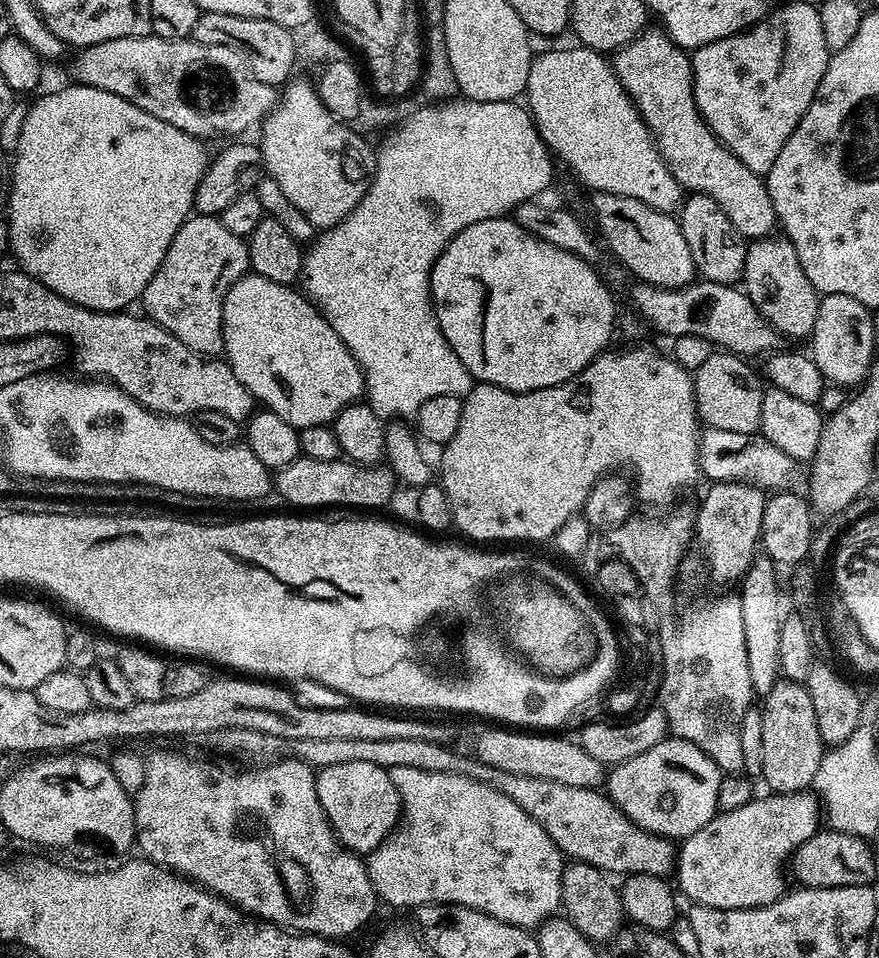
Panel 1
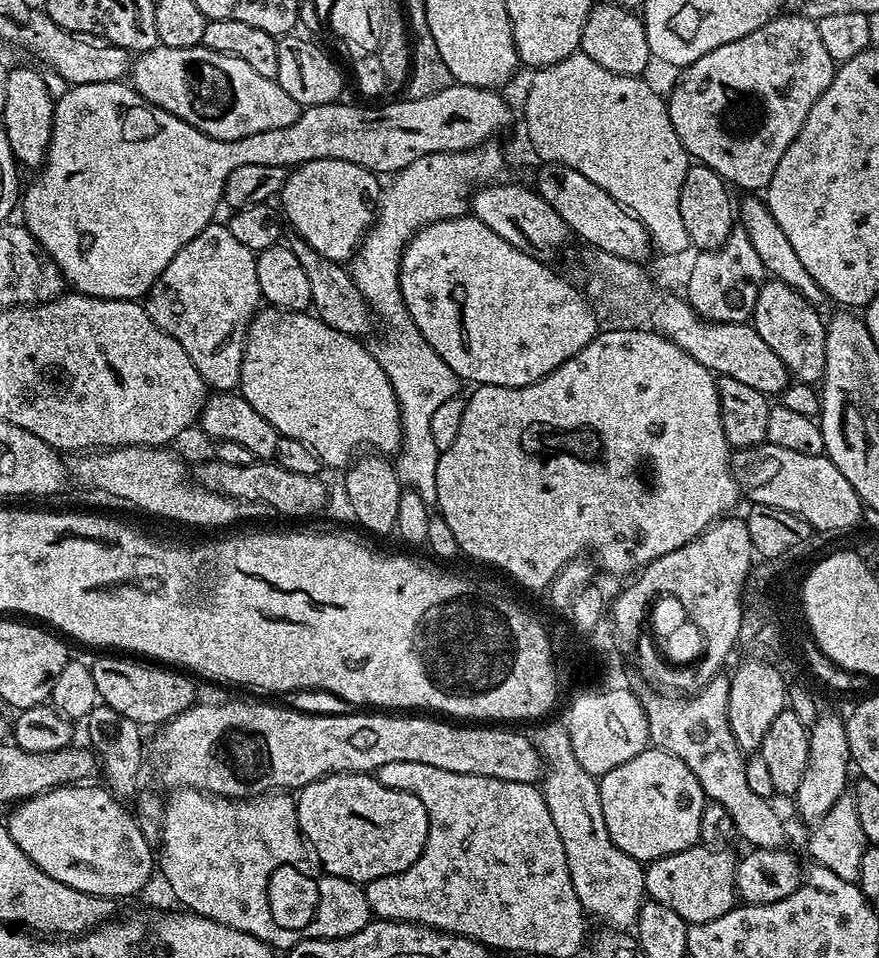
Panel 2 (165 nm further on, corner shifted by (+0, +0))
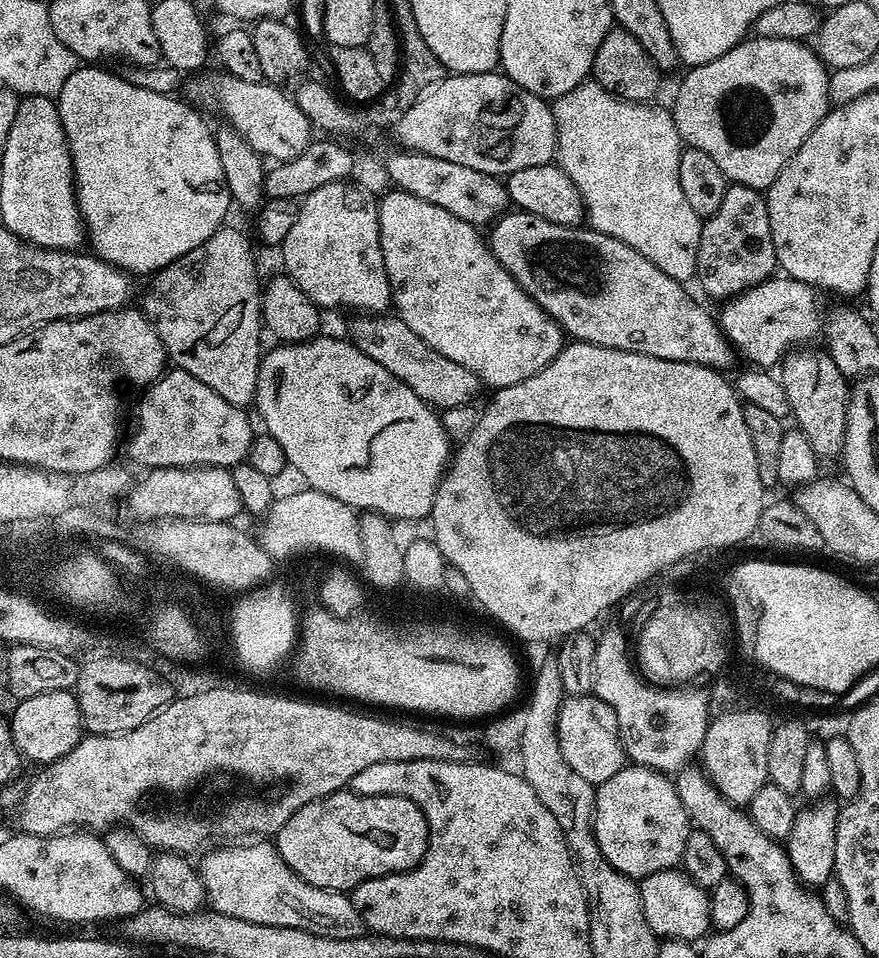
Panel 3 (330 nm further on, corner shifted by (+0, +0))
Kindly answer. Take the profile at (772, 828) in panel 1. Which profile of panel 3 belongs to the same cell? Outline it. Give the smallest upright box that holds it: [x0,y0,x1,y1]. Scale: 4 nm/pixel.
[639,867,709,942]

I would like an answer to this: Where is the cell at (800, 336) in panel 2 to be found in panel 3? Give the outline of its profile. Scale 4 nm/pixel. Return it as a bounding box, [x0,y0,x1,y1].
[778,346,850,462]

